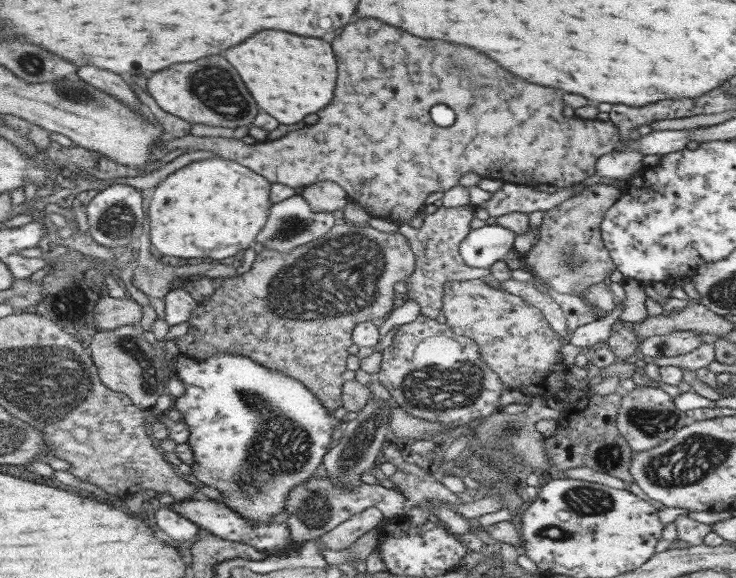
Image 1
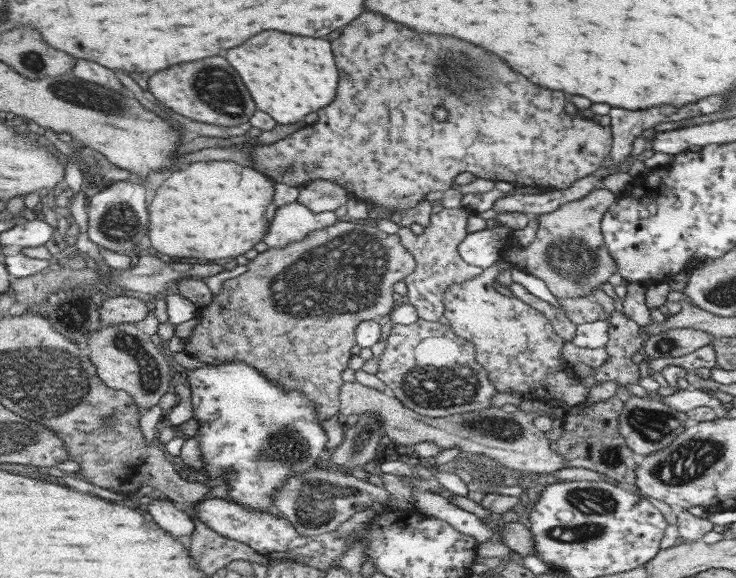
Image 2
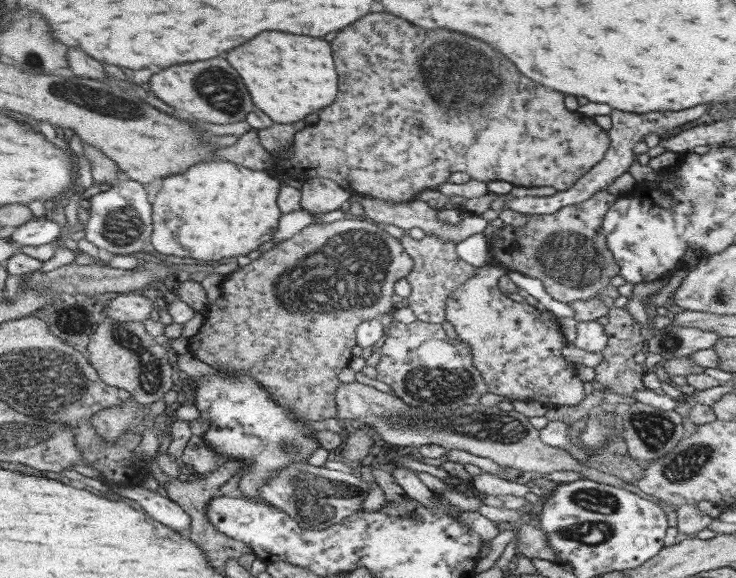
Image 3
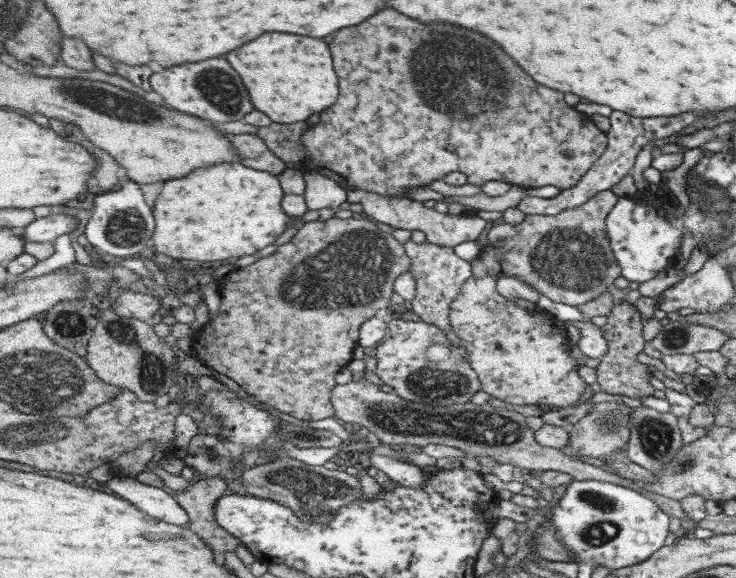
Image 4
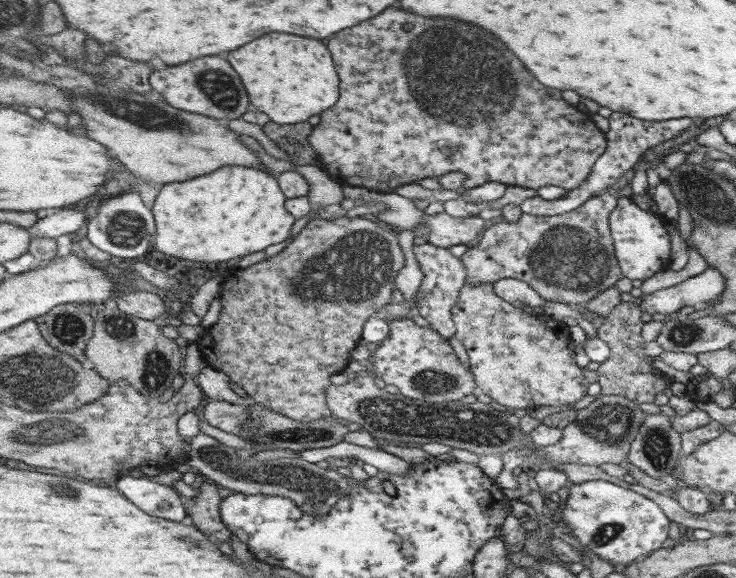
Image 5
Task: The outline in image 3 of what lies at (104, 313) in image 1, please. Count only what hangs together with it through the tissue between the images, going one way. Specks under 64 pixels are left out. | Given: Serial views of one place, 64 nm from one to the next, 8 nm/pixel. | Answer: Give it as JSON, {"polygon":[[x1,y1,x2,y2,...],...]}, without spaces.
{"polygon":[[136,292,120,293,106,302,104,312,107,316,123,322,145,321,155,317,158,305]]}

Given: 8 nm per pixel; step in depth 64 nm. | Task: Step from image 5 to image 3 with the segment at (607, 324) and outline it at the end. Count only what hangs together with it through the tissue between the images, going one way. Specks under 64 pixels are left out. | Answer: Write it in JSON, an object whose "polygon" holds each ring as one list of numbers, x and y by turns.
{"polygon":[[612,306,606,317,607,324,603,325,603,332,605,332,607,344,602,351,601,362,594,368,594,380,609,388,609,393,633,397,636,390,644,388,641,378,646,372,641,365,633,361,633,354,645,348,640,324,627,313,625,307]]}

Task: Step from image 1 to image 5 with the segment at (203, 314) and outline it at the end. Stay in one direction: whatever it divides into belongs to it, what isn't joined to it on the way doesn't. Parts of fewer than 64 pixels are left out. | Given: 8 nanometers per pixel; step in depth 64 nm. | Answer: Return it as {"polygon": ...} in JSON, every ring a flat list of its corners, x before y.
{"polygon":[[355,214,331,220,320,217,314,218,305,225,305,228,297,234,297,238,281,254,265,258,263,261,250,265,245,269,232,269,231,274,225,278,221,290,219,299,222,309,219,314,219,321,205,329,196,344,201,349,204,358,208,360,209,366,227,373,231,380,243,387,255,402,282,413,295,421,311,422,325,417,335,417,326,400,326,390,333,385,331,384,331,376,337,372,342,372,347,364,351,362,351,353,362,341,362,332,366,321,369,321,377,310,391,304,396,278,399,271,405,267,406,262,407,256,402,248,402,243,399,242,399,236,381,222,372,222]]}

